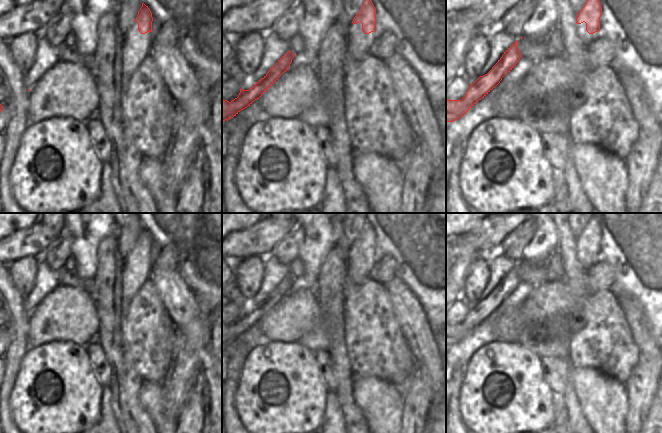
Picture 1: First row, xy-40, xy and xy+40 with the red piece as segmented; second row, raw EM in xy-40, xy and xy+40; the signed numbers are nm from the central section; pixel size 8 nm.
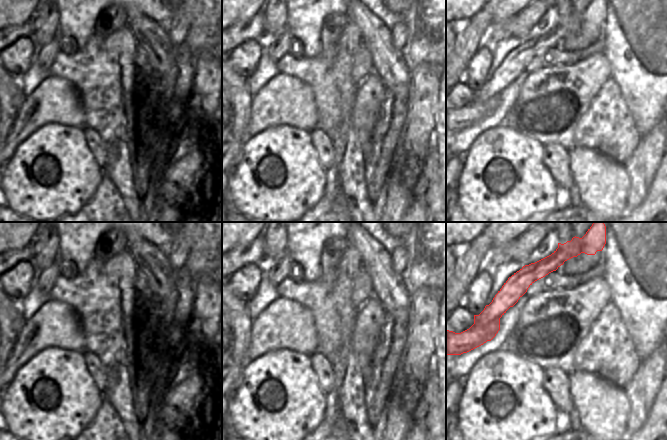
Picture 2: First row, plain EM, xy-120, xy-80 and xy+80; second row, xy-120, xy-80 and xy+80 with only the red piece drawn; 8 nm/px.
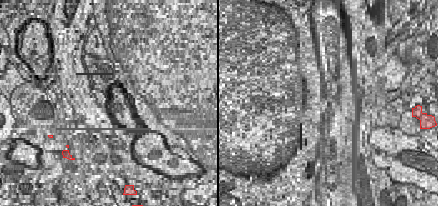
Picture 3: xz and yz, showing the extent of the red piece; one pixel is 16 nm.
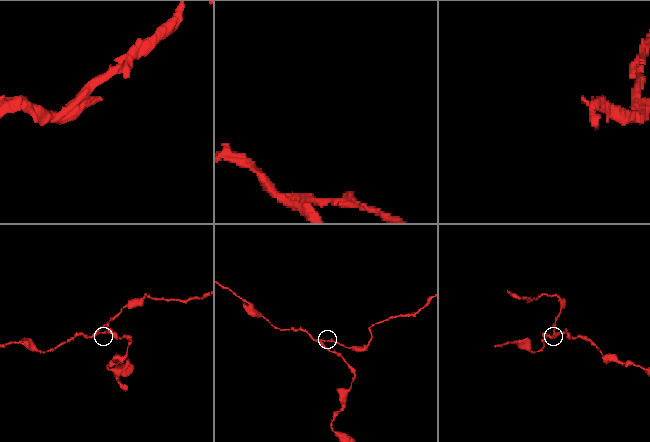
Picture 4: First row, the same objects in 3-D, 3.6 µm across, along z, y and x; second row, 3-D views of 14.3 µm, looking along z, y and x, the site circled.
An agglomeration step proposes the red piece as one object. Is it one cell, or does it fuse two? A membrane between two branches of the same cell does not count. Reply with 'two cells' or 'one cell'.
two cells

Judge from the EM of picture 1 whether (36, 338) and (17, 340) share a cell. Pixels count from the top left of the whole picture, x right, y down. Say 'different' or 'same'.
different

